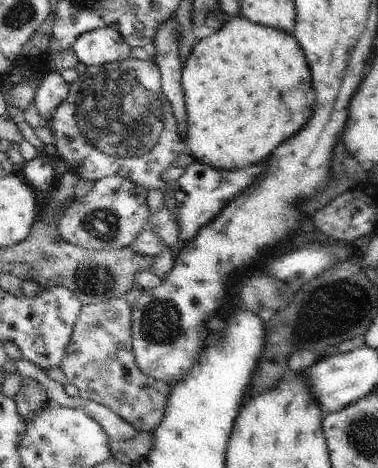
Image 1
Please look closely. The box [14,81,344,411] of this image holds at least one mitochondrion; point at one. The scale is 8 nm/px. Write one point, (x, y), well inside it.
(159, 323)

